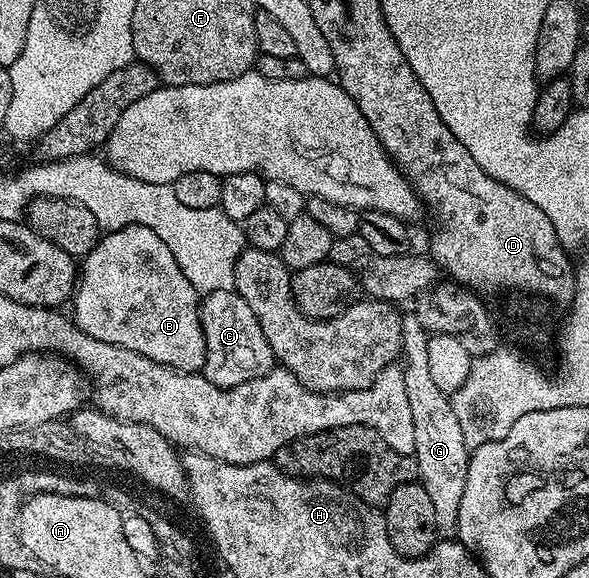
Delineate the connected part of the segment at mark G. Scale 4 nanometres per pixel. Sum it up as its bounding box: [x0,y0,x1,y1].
[401,315,469,535]

